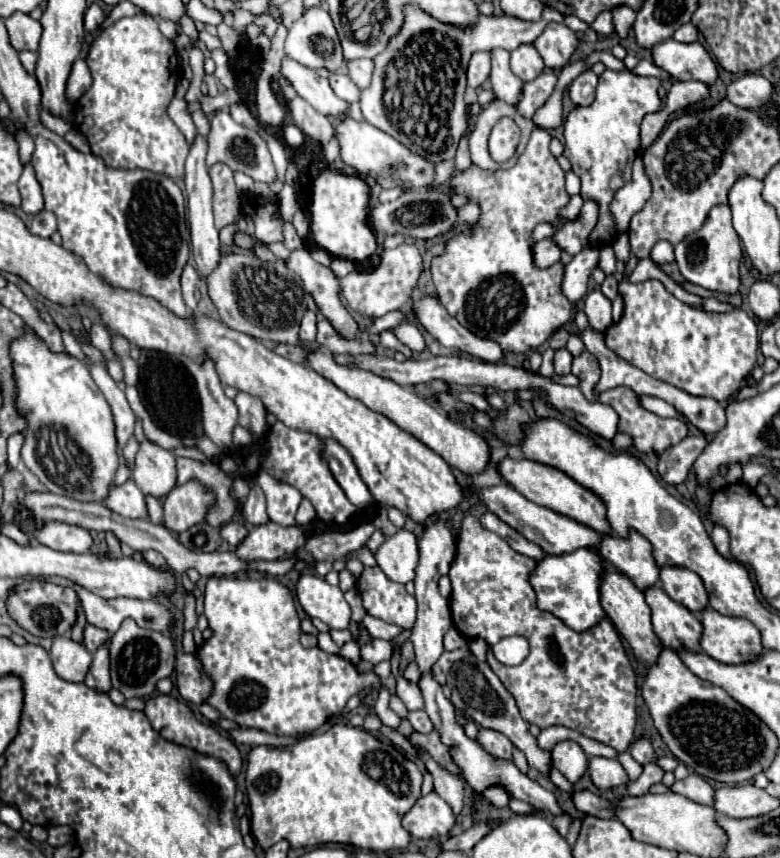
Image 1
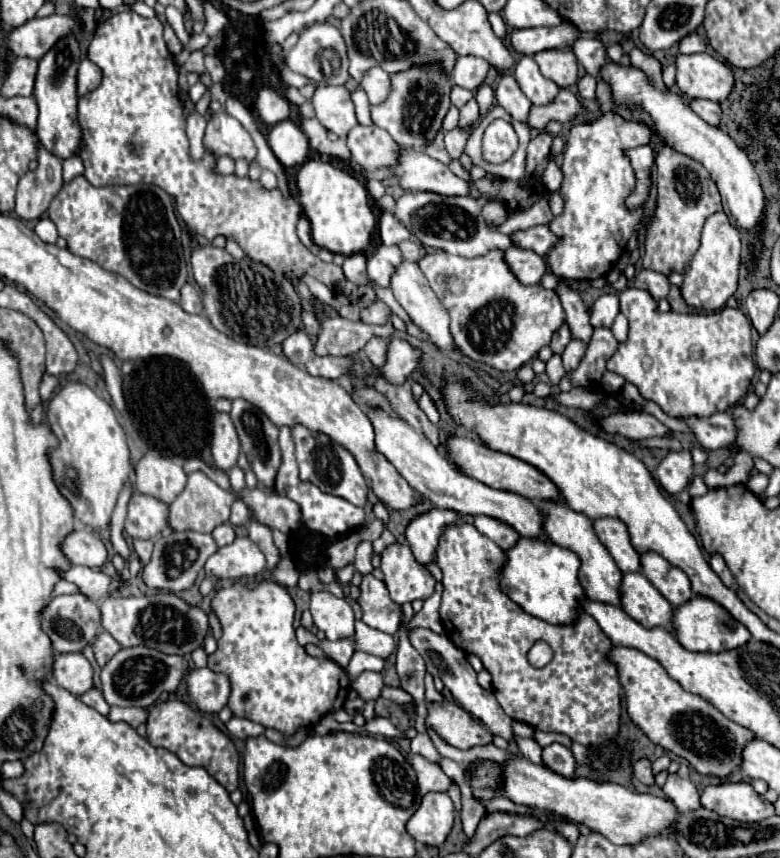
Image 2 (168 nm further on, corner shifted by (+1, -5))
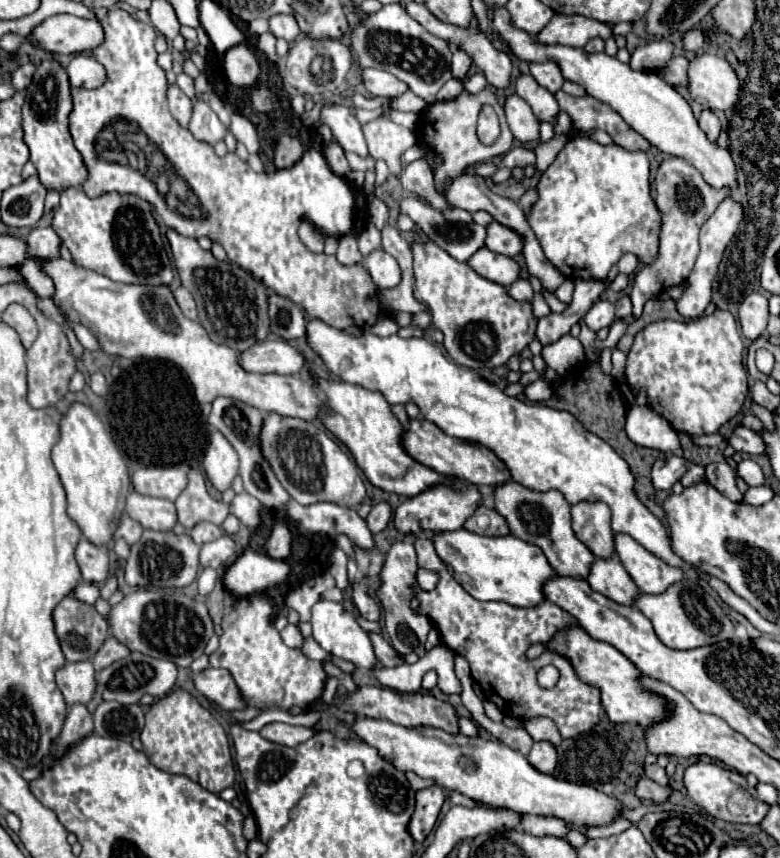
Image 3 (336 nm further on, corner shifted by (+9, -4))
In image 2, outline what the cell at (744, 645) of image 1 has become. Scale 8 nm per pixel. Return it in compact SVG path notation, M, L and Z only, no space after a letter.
M695 595L691 597L685 605L673 607L673 629L675 629L675 637L677 641L687 649L687 651L711 651L711 653L719 653L719 651L727 651L727 649L735 649L743 643L747 643L751 639L751 633L747 631L747 627L743 623L739 623L737 619L733 619L719 603L715 603L713 599Z

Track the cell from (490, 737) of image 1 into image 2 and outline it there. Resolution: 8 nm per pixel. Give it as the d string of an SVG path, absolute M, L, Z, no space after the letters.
M445 697L443 703L427 703L425 725L433 729L441 741L457 749L471 749L475 745L489 745L491 733L475 721L453 699Z

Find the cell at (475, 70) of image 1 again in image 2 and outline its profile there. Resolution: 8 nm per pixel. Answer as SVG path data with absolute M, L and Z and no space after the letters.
M471 55L457 57L451 83L469 91L477 91L477 87L483 85L487 71L489 71L489 63L485 59L471 57Z

